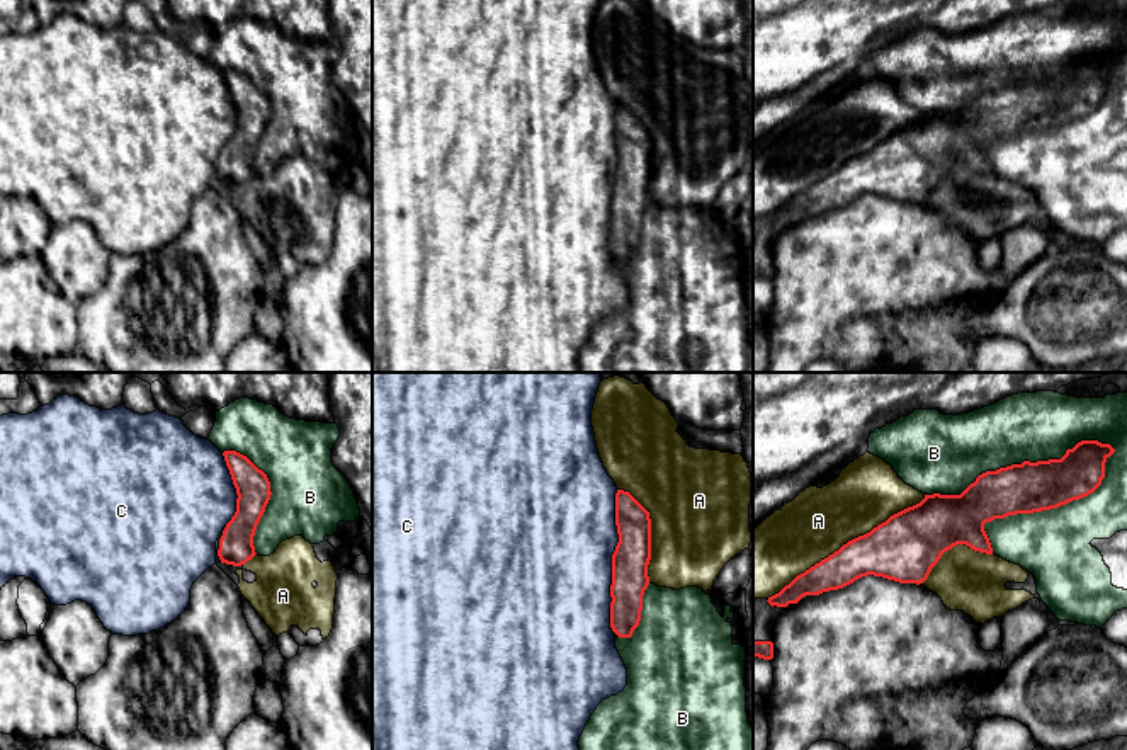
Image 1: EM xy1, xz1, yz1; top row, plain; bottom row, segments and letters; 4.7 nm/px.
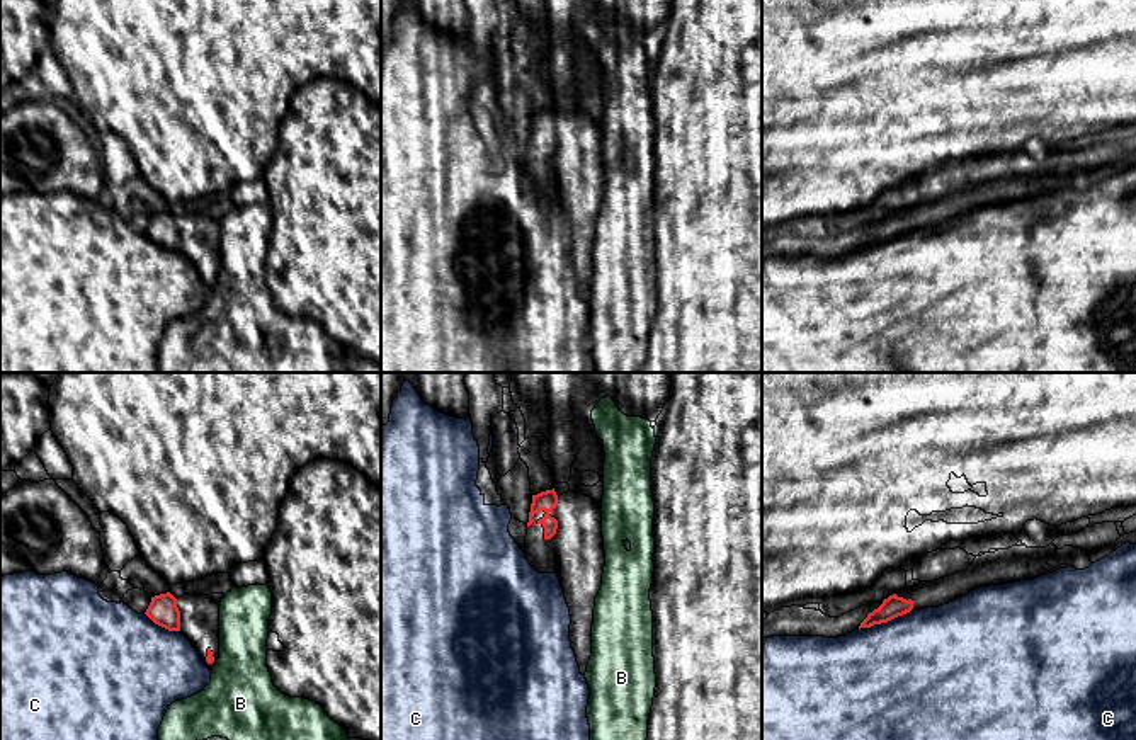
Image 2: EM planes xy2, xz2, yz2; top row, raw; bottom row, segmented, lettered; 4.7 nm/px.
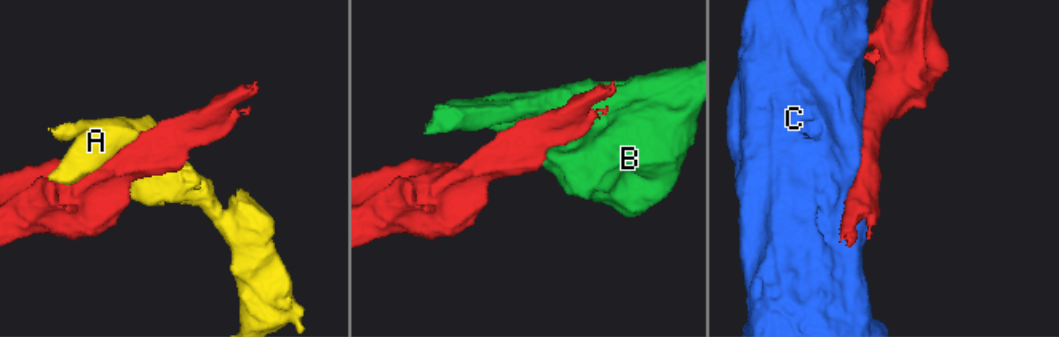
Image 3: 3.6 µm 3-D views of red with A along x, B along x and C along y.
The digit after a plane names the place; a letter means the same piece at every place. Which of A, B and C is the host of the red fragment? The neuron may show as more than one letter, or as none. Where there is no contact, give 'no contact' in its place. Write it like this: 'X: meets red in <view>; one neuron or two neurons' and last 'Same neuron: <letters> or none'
A: meets red in yz1; two neurons
B: meets red in yz1; two neurons
C: meets red in xz1; two neurons
Same neuron: none

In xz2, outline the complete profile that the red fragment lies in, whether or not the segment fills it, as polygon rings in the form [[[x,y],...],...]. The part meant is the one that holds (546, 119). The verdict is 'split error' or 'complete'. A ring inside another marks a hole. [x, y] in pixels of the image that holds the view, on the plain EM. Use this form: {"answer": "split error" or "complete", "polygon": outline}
{"answer": "split error", "polygon": [[[554,107],[532,114],[525,155],[525,177],[539,192],[556,192],[570,226],[570,260],[580,293],[585,294],[592,274],[592,243],[595,216],[602,206],[605,185],[602,131],[597,121],[583,112],[568,109],[556,114]]]}

